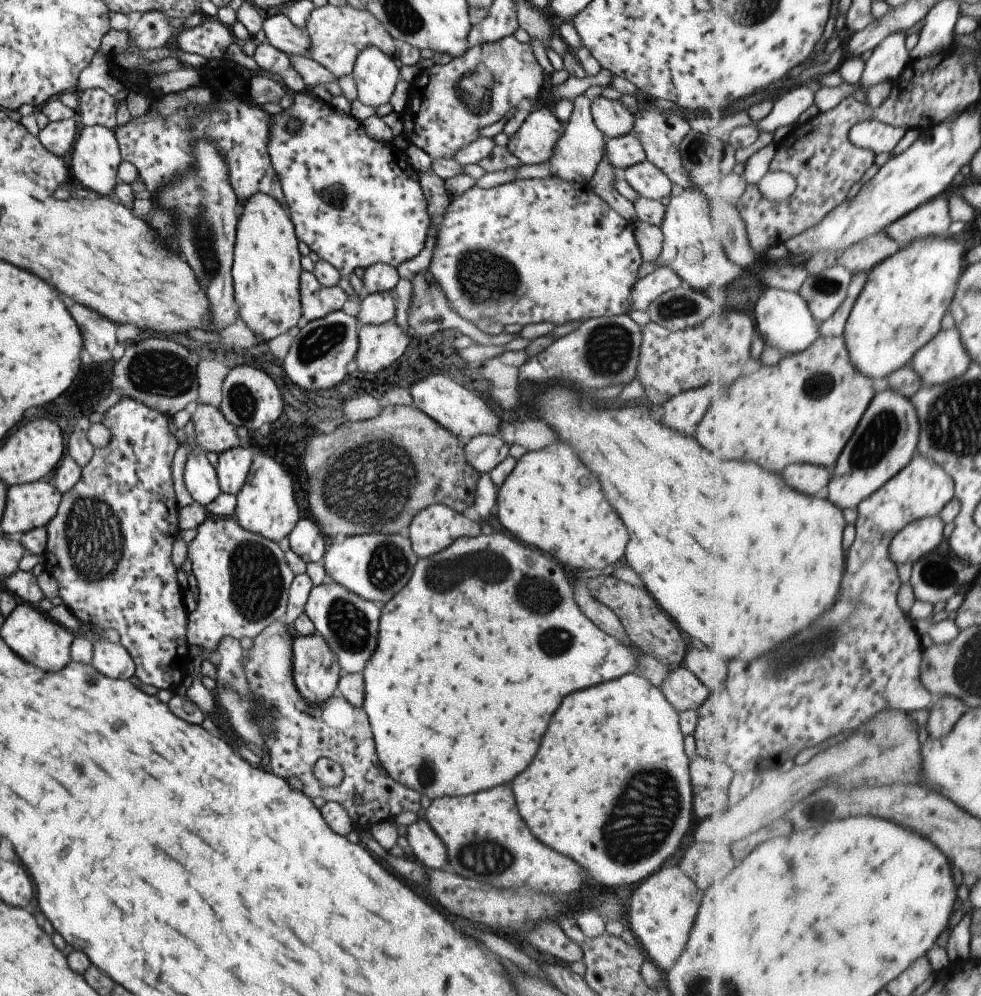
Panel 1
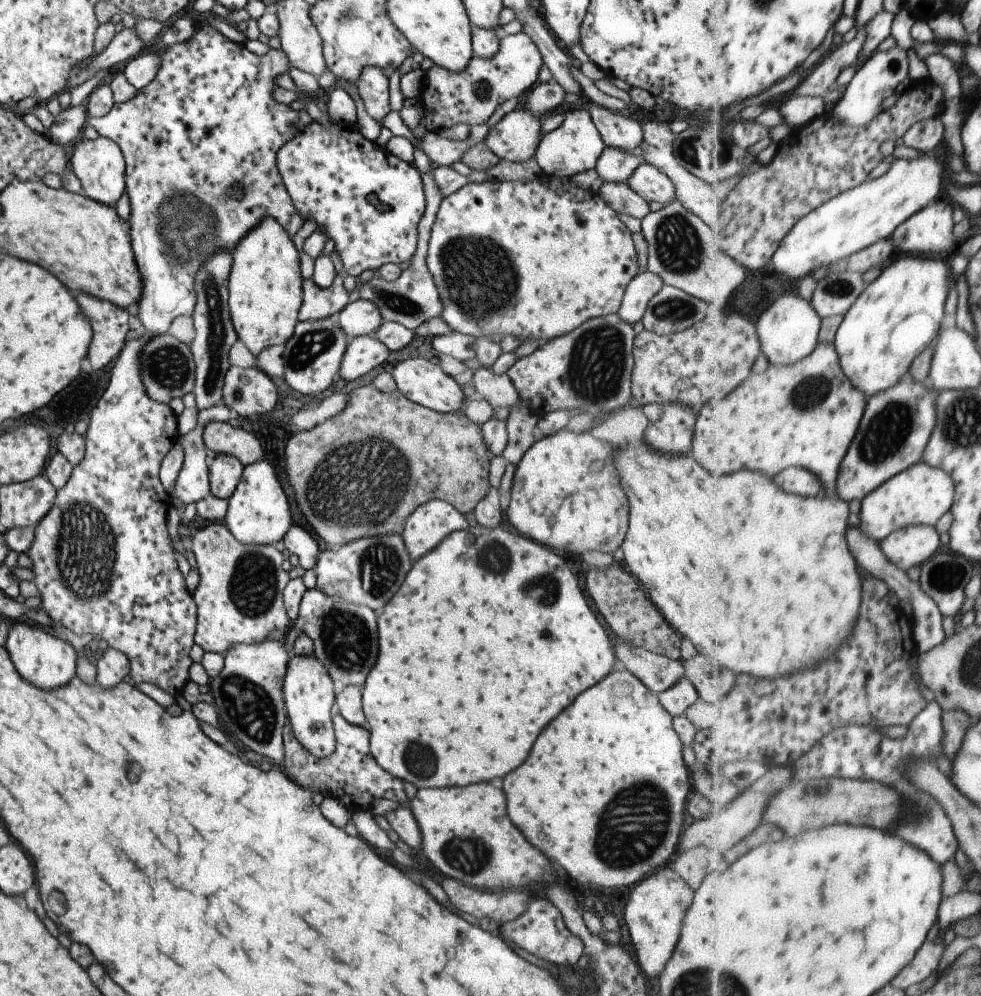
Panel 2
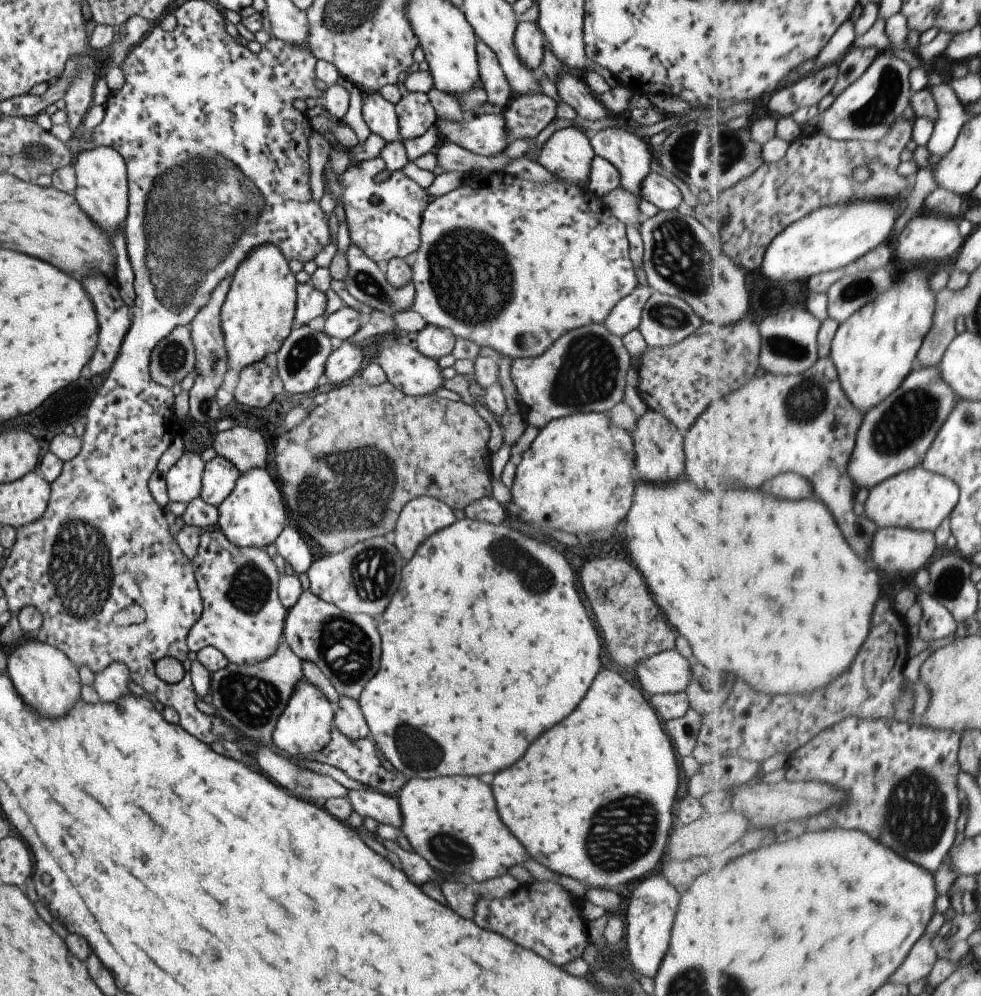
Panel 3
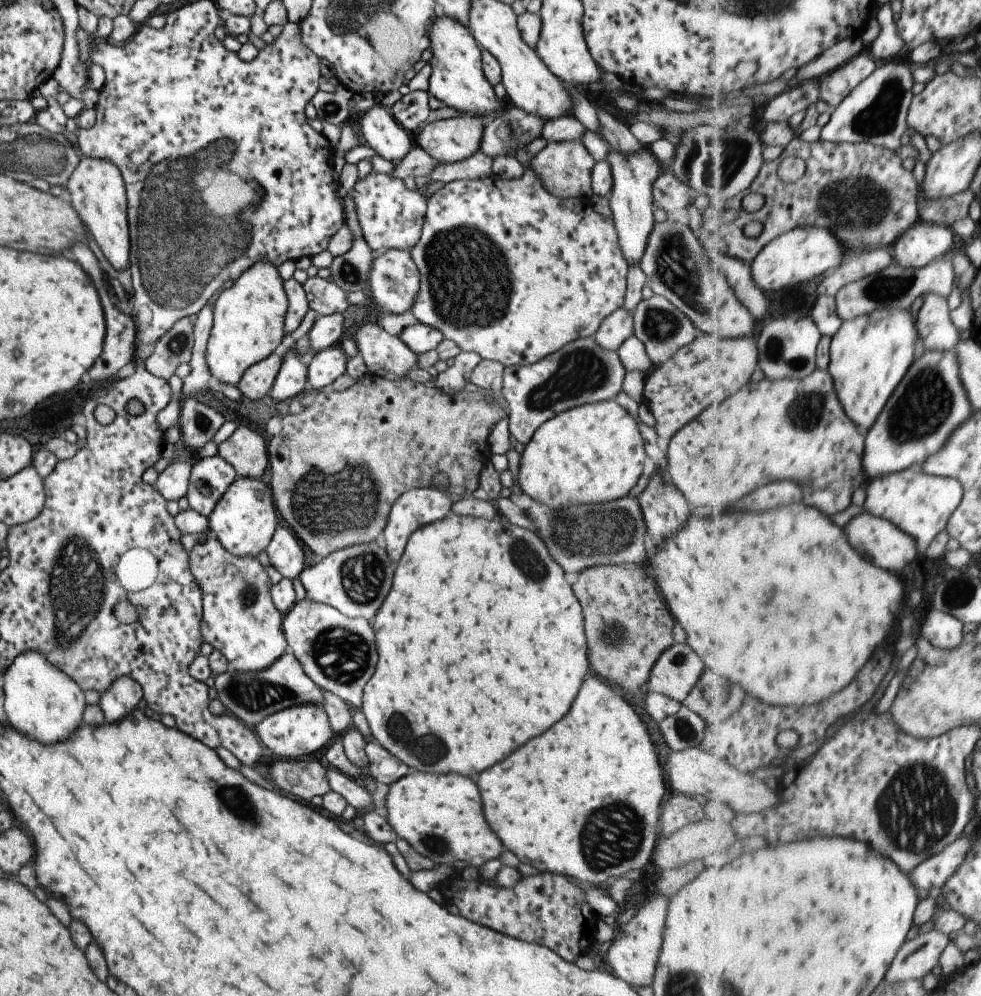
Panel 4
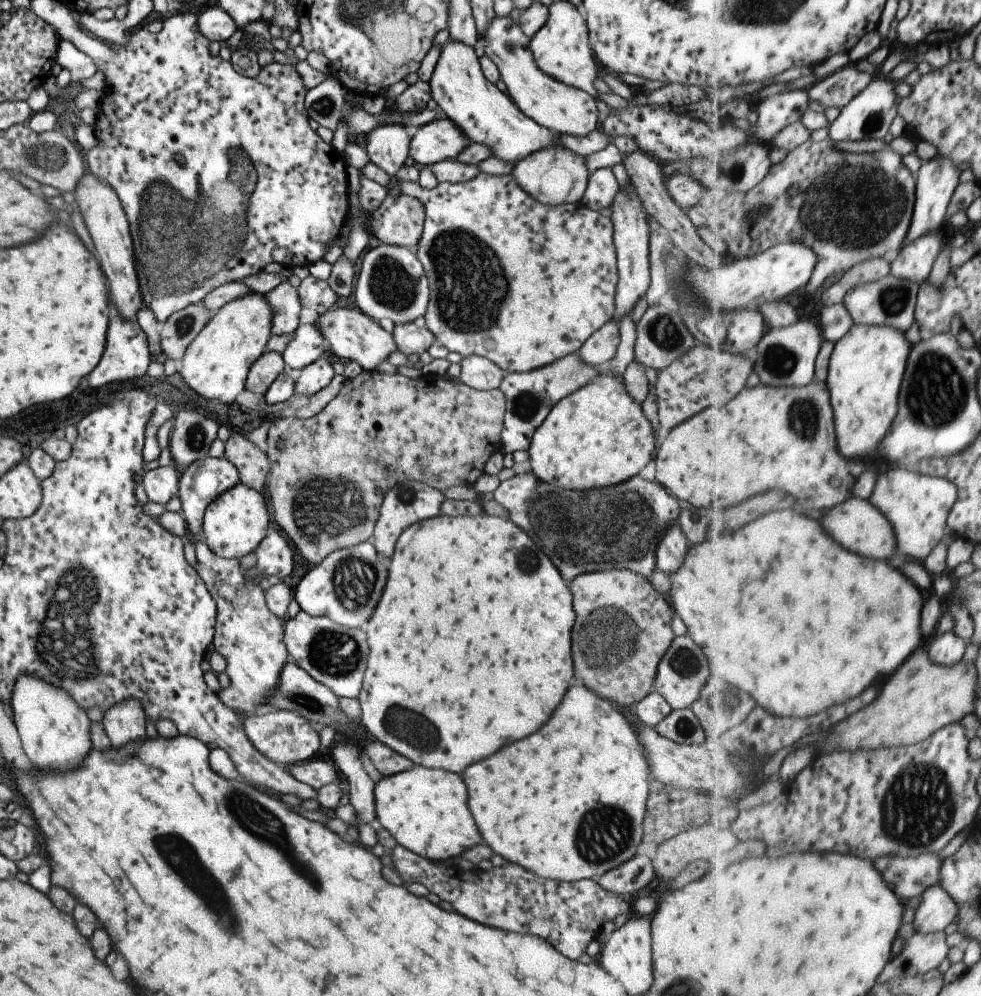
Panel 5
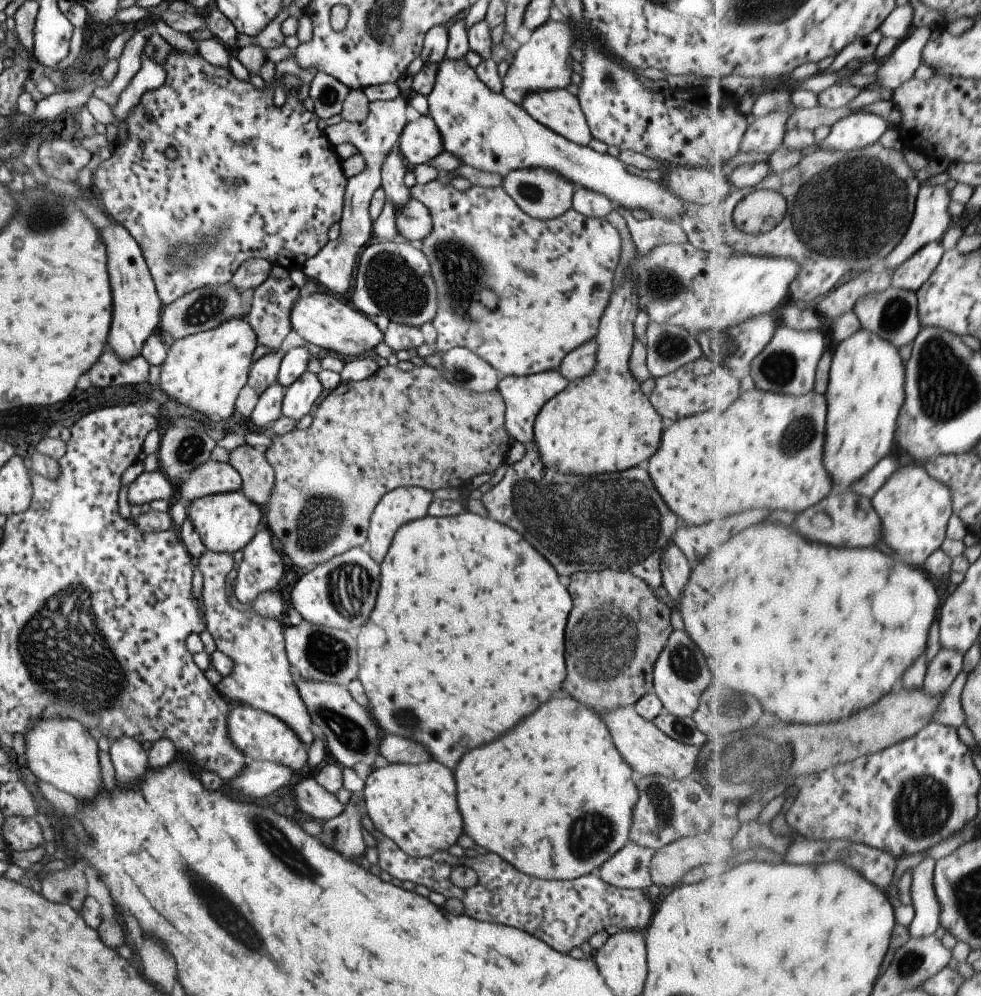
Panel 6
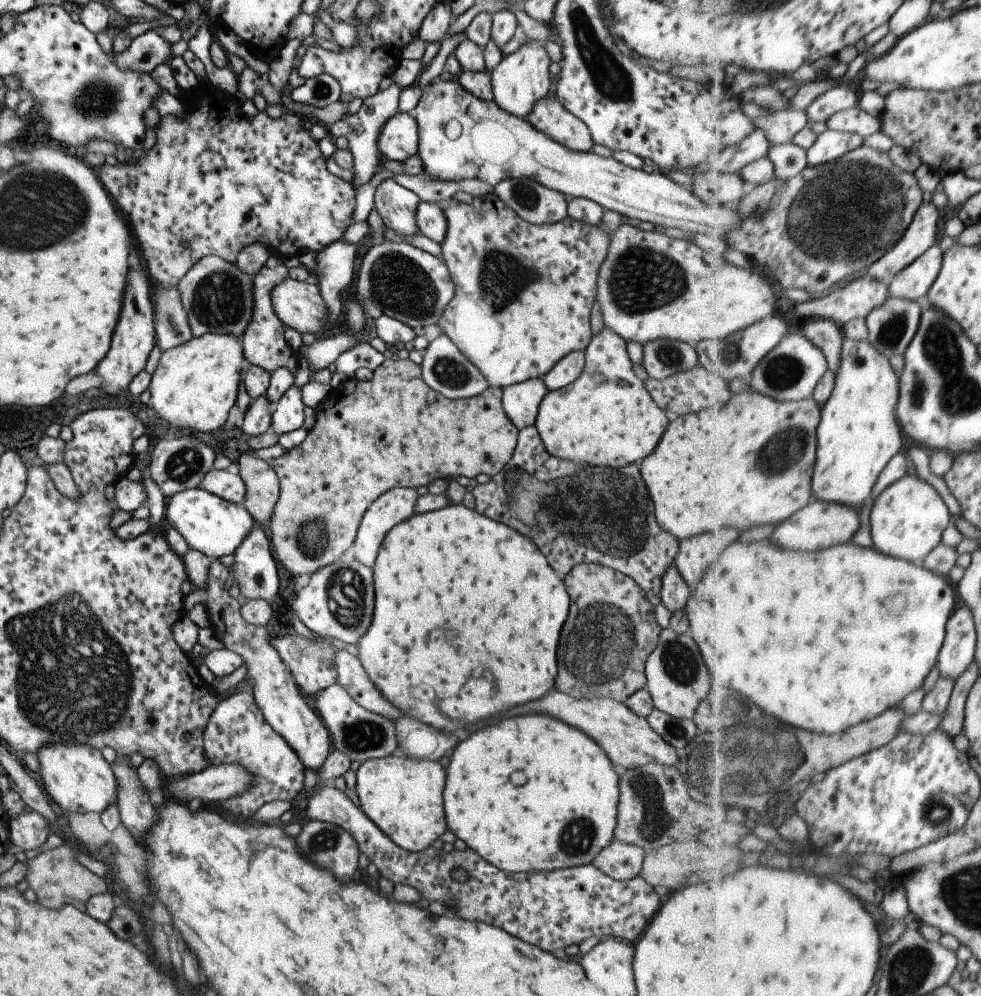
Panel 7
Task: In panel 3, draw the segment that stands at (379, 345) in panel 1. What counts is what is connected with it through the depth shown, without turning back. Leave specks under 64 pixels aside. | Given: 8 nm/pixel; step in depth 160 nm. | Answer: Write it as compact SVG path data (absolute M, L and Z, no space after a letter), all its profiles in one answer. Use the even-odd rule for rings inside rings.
M341 341L334 346L334 350L327 356L323 364L323 375L329 383L341 384L348 379L355 379L363 367L363 344L357 346L353 342Z

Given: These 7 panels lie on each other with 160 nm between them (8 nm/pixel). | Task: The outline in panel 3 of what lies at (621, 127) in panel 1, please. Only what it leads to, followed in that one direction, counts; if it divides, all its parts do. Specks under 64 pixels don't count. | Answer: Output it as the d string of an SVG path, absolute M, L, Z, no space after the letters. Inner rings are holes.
M603 128L599 130L591 140L589 140L591 150L593 154L607 160L607 162L615 166L615 170L619 172L619 186L623 190L627 190L631 196L635 196L637 200L640 200L639 190L641 190L641 182L643 182L645 176L649 174L649 165L652 160L657 157L657 153L654 152L648 144L646 138L637 138L635 134L624 130L623 128Z

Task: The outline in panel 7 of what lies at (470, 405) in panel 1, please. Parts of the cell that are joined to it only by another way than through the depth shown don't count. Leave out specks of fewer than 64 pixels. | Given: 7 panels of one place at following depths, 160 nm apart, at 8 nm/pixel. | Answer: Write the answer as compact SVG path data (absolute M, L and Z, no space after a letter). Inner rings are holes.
M288 276L273 287L270 299L279 320L299 332L323 338L333 330L326 330L328 310L319 294L318 286L294 281Z

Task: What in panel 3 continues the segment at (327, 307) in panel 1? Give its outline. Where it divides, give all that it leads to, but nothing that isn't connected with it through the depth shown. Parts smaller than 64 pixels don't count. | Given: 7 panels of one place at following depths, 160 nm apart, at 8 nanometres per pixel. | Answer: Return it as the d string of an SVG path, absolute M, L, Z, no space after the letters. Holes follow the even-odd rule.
M309 283L295 286L295 312L293 312L293 320L299 326L305 326L313 318L322 316L327 308L327 300L323 292L315 290Z

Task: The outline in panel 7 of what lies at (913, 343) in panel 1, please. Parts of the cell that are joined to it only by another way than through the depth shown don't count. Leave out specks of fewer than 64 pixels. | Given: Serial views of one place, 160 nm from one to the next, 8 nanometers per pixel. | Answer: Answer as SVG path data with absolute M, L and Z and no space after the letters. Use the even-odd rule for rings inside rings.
M847 339L842 346L842 361L836 374L836 385L833 389L833 394L829 397L829 400L822 407L822 421L820 422L818 428L818 462L815 465L814 478L812 479L812 489L814 490L815 498L825 501L825 502L836 502L844 505L854 506L861 508L866 502L871 498L871 493L873 492L873 487L877 480L879 480L879 475L885 470L889 461L899 453L901 446L903 446L903 434L901 434L902 426L898 421L898 402L900 401L900 380L901 378L897 376L897 372L893 370L891 362L889 362L889 357L883 354L882 351L878 349L869 341L854 341Z

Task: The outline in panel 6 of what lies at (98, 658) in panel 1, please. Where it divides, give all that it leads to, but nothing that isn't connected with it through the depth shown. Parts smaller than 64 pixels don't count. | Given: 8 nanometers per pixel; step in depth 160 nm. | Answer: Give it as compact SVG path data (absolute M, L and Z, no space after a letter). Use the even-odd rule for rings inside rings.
M121 735L109 742L108 753L114 768L117 785L126 787L133 780L138 781L148 767L147 752L134 738Z

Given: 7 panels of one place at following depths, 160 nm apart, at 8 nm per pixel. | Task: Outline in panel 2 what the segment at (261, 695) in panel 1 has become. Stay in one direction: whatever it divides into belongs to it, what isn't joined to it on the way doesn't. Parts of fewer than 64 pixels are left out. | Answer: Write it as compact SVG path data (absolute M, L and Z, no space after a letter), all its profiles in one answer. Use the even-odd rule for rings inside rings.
M333 711L332 728L335 747L327 757L316 758L305 750L289 732L289 722L283 726L281 735L284 758L277 768L294 784L303 790L321 790L345 806L349 813L369 811L373 800L389 800L401 807L409 807L409 799L403 791L403 781L388 774L371 756L366 728L347 724L339 713Z

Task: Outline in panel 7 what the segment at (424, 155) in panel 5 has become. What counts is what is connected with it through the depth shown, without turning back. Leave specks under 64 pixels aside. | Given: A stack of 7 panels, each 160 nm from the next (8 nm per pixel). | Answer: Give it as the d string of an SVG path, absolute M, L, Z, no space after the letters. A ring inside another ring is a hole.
M411 112L396 113L384 124L378 140L384 160L402 163L418 154L418 126Z

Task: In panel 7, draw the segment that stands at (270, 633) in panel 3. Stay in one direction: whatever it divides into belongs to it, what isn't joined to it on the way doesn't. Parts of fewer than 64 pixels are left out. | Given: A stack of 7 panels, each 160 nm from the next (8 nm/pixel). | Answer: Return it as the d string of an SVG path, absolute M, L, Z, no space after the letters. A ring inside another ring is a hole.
M212 559L207 569L204 587L195 588L184 596L183 616L195 603L202 604L208 610L210 628L221 644L225 649L237 653L242 658L246 668L244 678L248 682L247 688L251 691L252 699L263 718L298 754L304 768L314 770L316 774L316 770L332 749L330 736L315 710L311 710L301 698L289 669L275 651L275 647L269 643L269 634L265 625L255 626L245 622L240 613L242 600L228 596L226 590L223 589L229 571L230 568L221 565L217 559Z

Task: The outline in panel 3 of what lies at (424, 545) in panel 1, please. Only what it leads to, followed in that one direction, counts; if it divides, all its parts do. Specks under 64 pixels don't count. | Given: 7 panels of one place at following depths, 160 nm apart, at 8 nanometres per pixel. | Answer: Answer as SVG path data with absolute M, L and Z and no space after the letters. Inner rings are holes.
M432 497L413 498L401 508L395 520L395 548L403 560L409 560L425 538L456 521L452 509L443 502Z

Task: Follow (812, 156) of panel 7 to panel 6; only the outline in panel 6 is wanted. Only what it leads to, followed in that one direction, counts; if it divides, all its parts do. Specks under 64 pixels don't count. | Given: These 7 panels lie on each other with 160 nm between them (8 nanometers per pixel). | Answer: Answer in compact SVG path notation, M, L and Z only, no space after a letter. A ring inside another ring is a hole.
M855 111L838 120L818 144L820 149L825 150L847 152L862 149L875 144L889 128L888 120L882 116L871 111Z

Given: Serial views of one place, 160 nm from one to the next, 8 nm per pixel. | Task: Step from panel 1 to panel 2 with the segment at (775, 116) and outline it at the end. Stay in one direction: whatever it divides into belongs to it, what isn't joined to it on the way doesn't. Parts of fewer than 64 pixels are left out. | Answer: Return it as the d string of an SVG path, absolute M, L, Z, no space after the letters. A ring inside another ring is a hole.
M793 96L779 108L787 124L791 127L803 128L827 113L827 106L823 97Z

